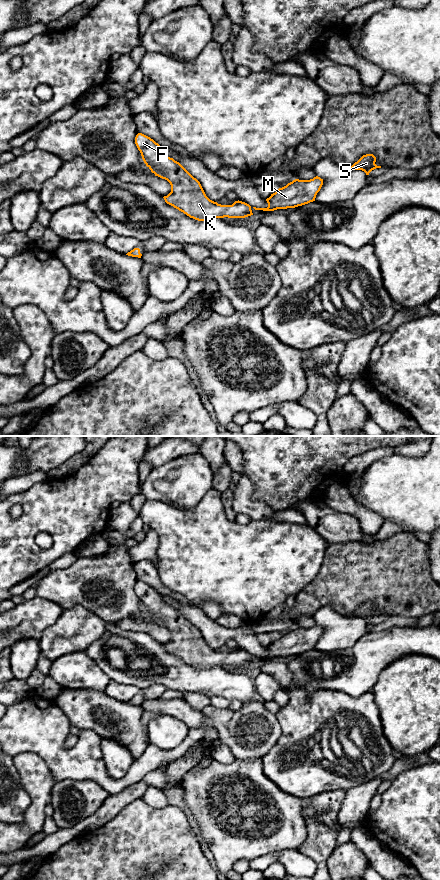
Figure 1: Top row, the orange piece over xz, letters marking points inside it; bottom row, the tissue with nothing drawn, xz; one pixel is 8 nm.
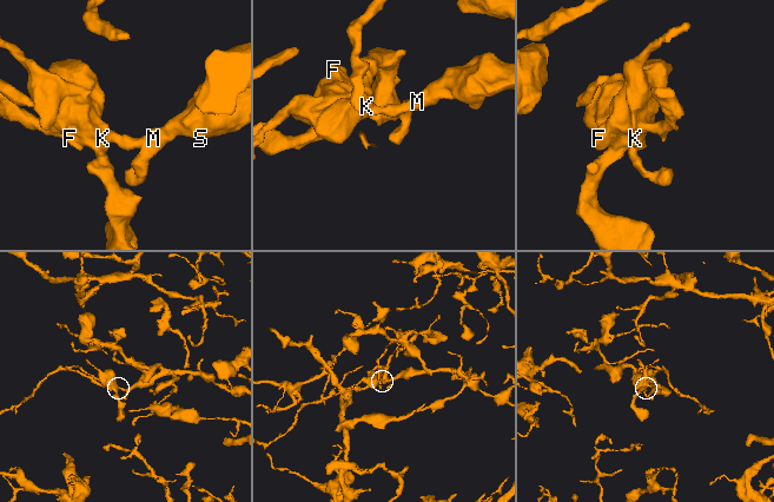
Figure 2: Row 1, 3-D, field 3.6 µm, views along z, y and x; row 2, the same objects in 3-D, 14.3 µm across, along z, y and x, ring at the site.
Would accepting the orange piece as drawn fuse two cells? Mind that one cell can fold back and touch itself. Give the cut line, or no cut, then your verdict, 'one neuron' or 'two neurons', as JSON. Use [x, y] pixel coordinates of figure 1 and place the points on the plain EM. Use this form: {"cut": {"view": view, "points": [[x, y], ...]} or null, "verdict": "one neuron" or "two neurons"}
{"cut": null, "verdict": "one neuron"}

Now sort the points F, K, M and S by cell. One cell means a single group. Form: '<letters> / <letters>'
F K M S

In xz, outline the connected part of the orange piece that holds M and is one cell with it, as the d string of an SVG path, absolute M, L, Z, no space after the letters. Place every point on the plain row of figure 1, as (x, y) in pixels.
M318 624L310 628L295 627L286 634L279 636L266 647L268 651L267 656L253 656L255 658L274 659L308 652L315 649L322 633L323 627Z

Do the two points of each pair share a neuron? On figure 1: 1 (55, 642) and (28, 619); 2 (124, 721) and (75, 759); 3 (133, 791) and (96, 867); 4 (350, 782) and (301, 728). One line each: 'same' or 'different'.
1: different
2: different
3: different
4: same

